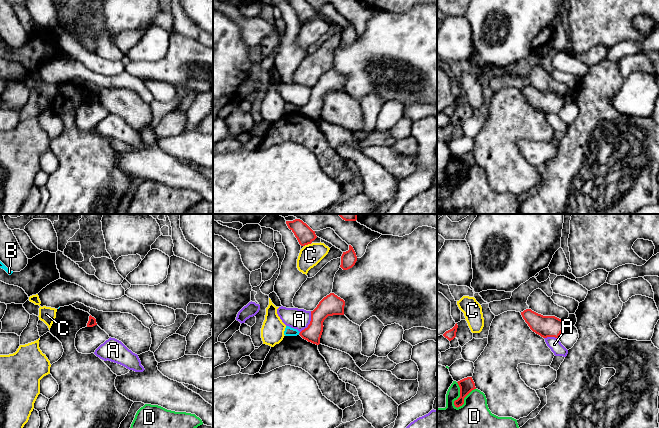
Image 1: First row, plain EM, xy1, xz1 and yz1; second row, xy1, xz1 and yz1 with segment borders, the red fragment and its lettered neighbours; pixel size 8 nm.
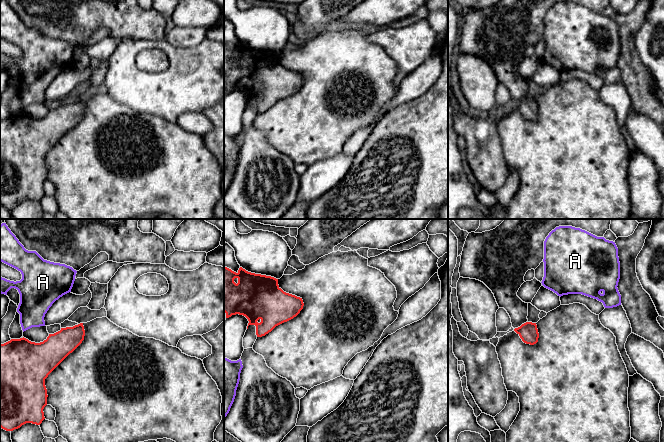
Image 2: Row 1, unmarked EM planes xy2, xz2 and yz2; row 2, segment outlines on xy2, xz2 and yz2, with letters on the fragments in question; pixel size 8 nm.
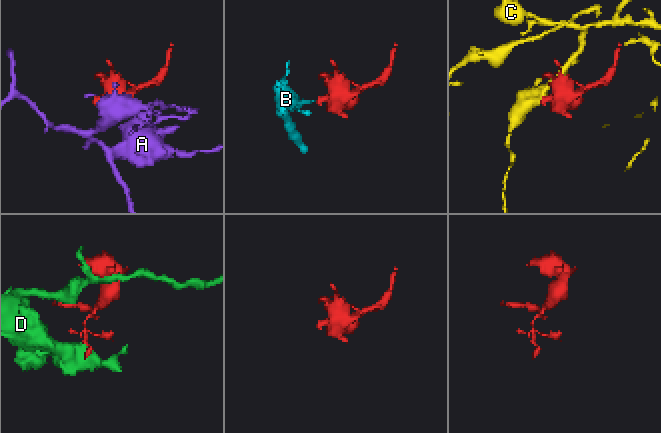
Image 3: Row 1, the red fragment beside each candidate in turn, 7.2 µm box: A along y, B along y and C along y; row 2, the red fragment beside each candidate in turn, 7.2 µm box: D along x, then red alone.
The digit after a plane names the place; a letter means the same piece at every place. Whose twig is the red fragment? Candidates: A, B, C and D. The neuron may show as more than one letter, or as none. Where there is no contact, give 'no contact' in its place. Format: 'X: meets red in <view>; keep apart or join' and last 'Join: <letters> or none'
A: meets red in xz1; keep apart
B: meets red in xz1; keep apart
C: meets red in xz1; keep apart
D: meets red in yz1; keep apart
Join: none

